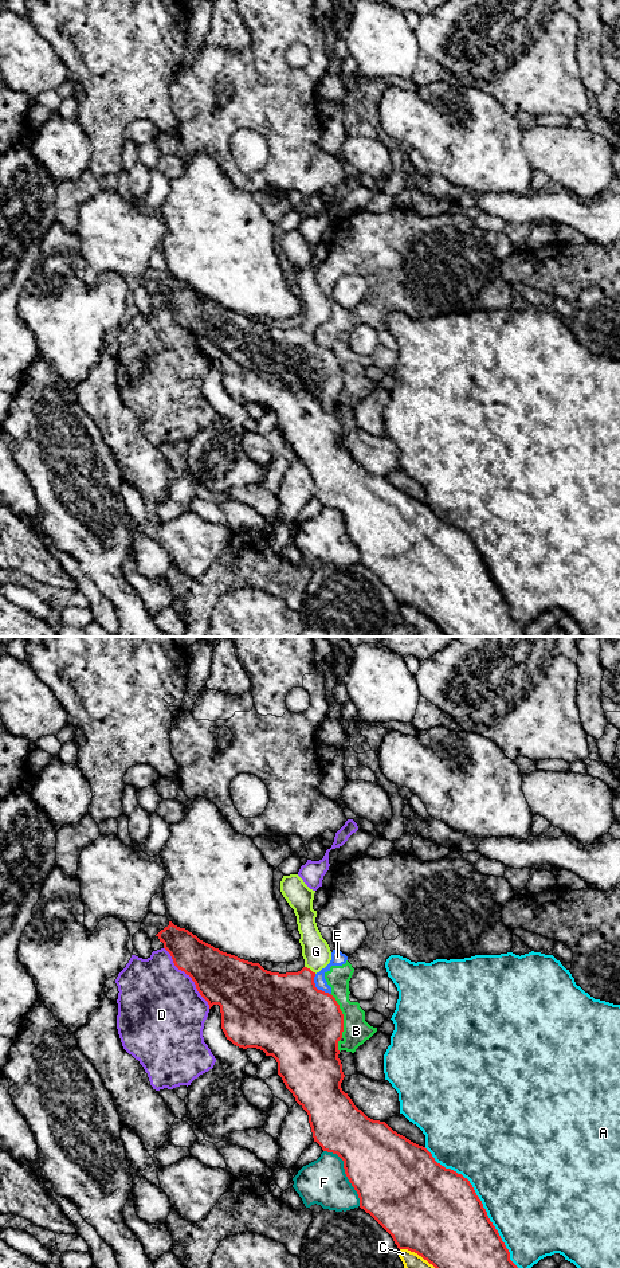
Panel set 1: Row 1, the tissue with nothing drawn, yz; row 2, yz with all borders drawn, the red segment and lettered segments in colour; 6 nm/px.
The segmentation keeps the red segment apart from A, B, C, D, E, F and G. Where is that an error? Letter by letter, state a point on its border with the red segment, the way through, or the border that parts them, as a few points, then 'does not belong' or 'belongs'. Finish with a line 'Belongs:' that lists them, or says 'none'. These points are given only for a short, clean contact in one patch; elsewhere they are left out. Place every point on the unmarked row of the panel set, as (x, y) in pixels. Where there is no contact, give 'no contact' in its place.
A: meets red in yz at (482, 559); does not belong
B: meets red in yz at (342, 378); does not belong
C: meets red in yz at (424, 614); does not belong
D: meets red in yz at (189, 331); does not belong
E: meets red in yz at (316, 343); border along yz (314, 329), (314, 340), (330, 349); does not belong
F: meets red in yz at (345, 528); does not belong
G: meets red in yz at (309, 324); runs through yz (289, 360), (309, 324), (316, 314), (316, 306); belongs
Belongs: G

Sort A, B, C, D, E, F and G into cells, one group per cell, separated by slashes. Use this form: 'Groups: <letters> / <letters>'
Groups: A / B E / C / D / F / G

